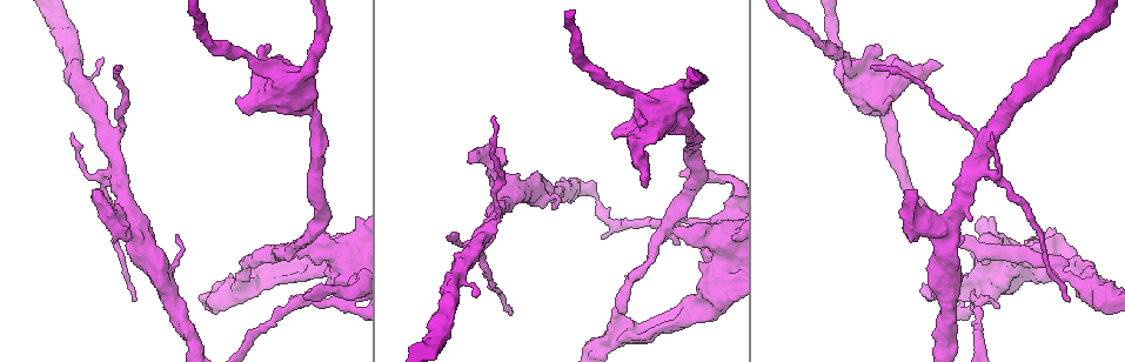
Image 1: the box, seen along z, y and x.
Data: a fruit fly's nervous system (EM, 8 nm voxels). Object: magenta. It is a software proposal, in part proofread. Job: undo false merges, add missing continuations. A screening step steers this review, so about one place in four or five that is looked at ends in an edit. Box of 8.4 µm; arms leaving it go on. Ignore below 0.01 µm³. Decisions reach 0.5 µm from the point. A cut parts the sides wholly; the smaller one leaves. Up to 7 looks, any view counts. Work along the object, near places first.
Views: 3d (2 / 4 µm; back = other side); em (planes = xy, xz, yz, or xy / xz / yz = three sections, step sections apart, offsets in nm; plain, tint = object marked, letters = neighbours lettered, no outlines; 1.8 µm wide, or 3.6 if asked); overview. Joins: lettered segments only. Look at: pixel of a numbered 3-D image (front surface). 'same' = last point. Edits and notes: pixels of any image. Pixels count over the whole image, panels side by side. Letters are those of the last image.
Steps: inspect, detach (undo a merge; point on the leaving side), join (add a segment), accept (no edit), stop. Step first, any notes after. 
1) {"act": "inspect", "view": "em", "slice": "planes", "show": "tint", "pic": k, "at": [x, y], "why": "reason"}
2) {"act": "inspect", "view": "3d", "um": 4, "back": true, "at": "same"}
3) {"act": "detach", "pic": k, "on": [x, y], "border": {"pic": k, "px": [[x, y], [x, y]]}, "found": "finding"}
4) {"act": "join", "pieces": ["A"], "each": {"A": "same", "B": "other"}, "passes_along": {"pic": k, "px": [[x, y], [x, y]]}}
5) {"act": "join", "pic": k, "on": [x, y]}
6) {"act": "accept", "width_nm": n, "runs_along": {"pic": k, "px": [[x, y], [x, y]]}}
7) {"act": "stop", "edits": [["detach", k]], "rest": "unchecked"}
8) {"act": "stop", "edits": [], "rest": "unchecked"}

{"act": "inspect", "view": "em", "slice": "xz", "step": 4, "show": "tint", "pic": 1, "at": [645, 187], "why": "an open end"}

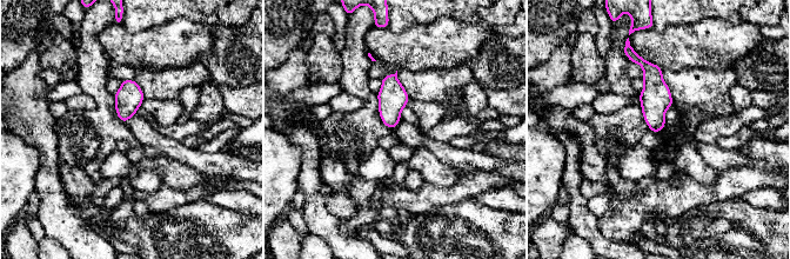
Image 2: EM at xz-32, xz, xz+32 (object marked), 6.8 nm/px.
{"act": "inspect", "view": "em", "slice": "xy", "step": 16, "show": "letters", "at": "same"}

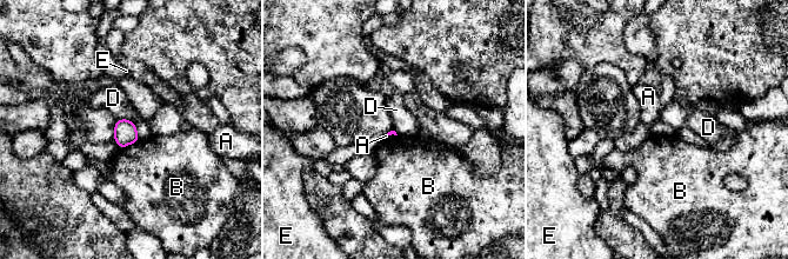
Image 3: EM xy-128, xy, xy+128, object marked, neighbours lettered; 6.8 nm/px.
{"act": "accept", "each": {"A": "other", "B": "other", "D": "other", "E": "other"}, "border": {"pic": 3, "px": [[117, 119], [129, 119], [134, 124]]}, "found": "no lettered segment goes on from it"}

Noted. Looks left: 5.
{"act": "inspect", "view": "3d", "um": 4, "pic": 1, "at": [686, 130], "why": "thick turns thin"}

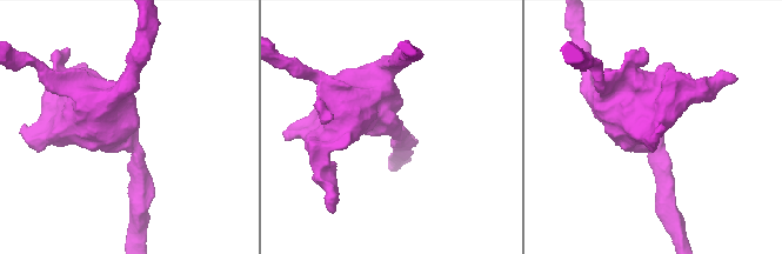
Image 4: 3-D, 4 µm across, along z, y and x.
{"act": "inspect", "view": "em", "um": 3.6, "slice": "planes", "show": "letters", "pic": 4, "at": [392, 129]}

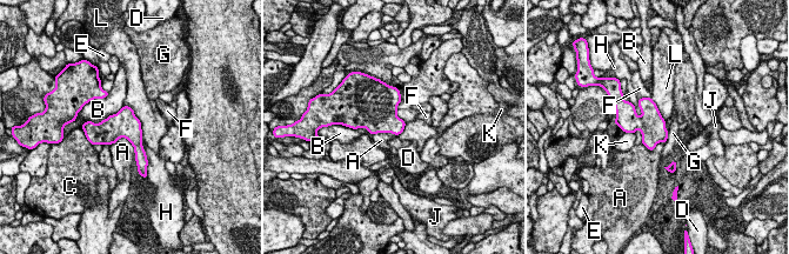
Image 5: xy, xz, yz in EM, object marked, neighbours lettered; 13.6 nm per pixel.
{"act": "accept", "width_nm": 360, "each": {"A": "other", "B": "other", "C": "other", "D": "other", "E": "other", "F": "other", "G": "other", "H": "other", "J": "other", "K": "other", "L": "other"}, "border": {"pic": 5, "px": [[109, 145], [125, 138], [135, 159]]}, "found": "continuous, no second cell"}

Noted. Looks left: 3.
{"act": "inspect", "view": "3d", "um": 2, "pic": 1, "at": [297, 254], "why": "two arms in line, one across"}

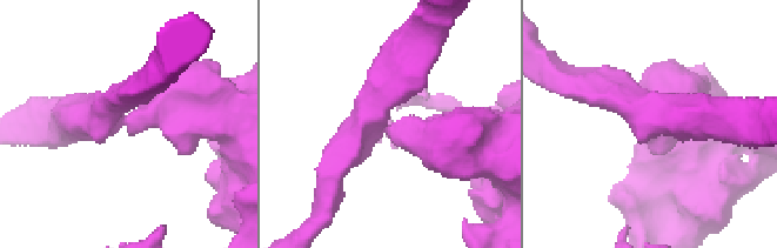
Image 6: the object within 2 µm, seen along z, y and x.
{"act": "inspect", "view": "em", "slice": "planes", "show": "letters", "pic": 6, "at": [387, 130], "arms": 3, "arm_widths_nm": [220, 240, 380]}

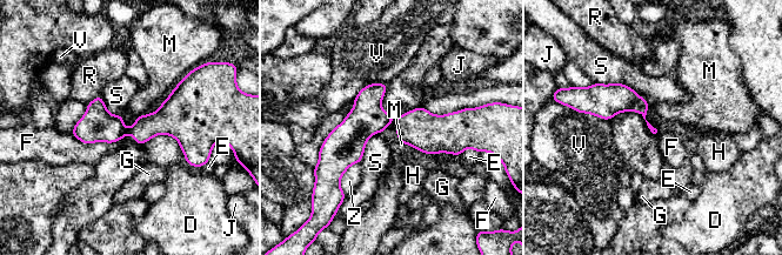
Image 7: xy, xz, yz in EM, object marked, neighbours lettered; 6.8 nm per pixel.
{"act": "accept", "longest_contact_nm": ["F", 360], "each": {"D": "other", "E": "other", "F": "other", "G": "other", "H": "other", "J": "other", "M": "other", "R": "other", "S": "other", "V": "other", "Z": "other"}, "border": {"pic": 7, "px": [[71, 134], [85, 143], [121, 140]]}, "found": "all the same cell"}

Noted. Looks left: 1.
{"act": "stop", "edits": [], "rest": "unchecked"}

